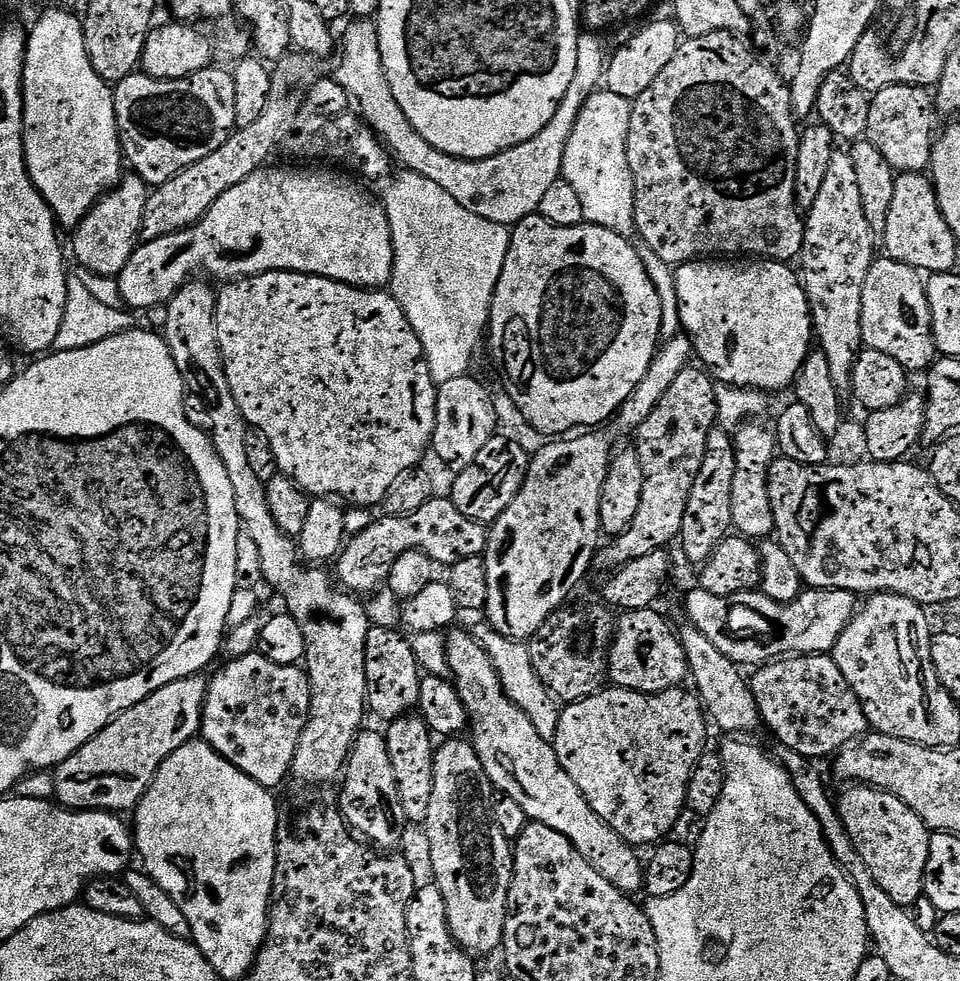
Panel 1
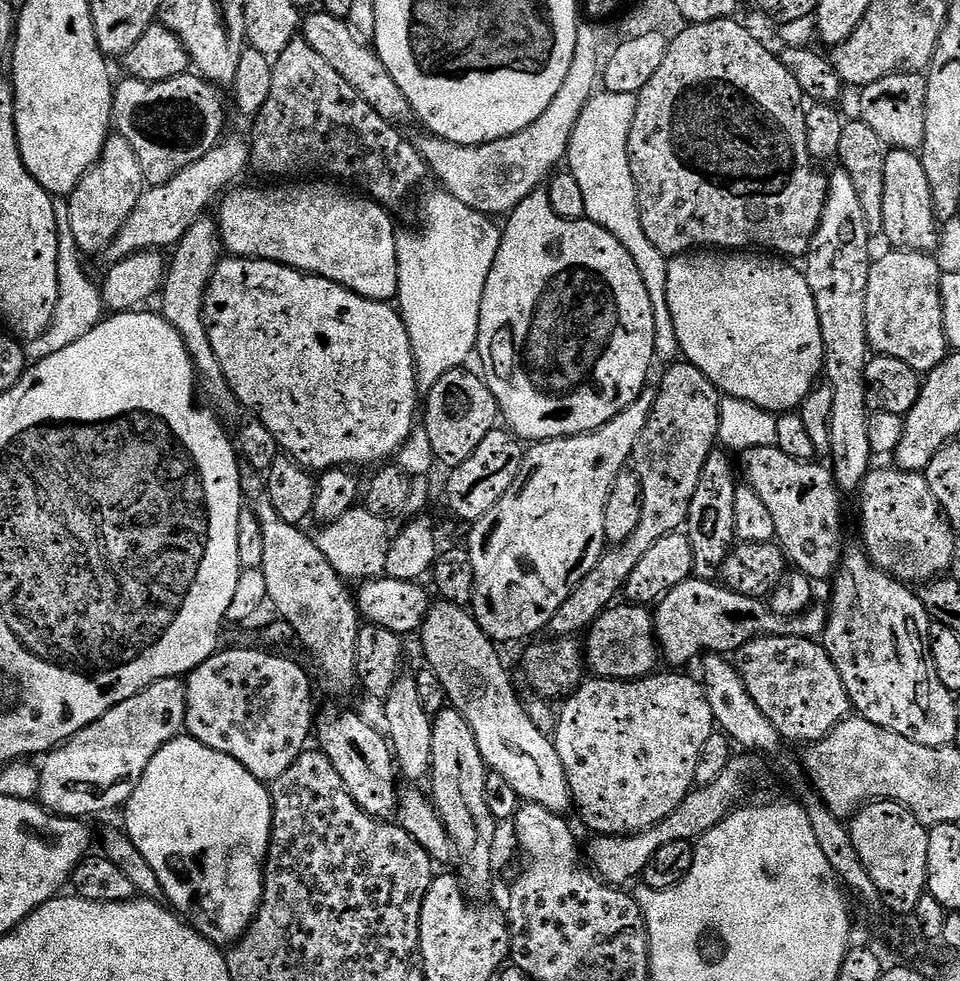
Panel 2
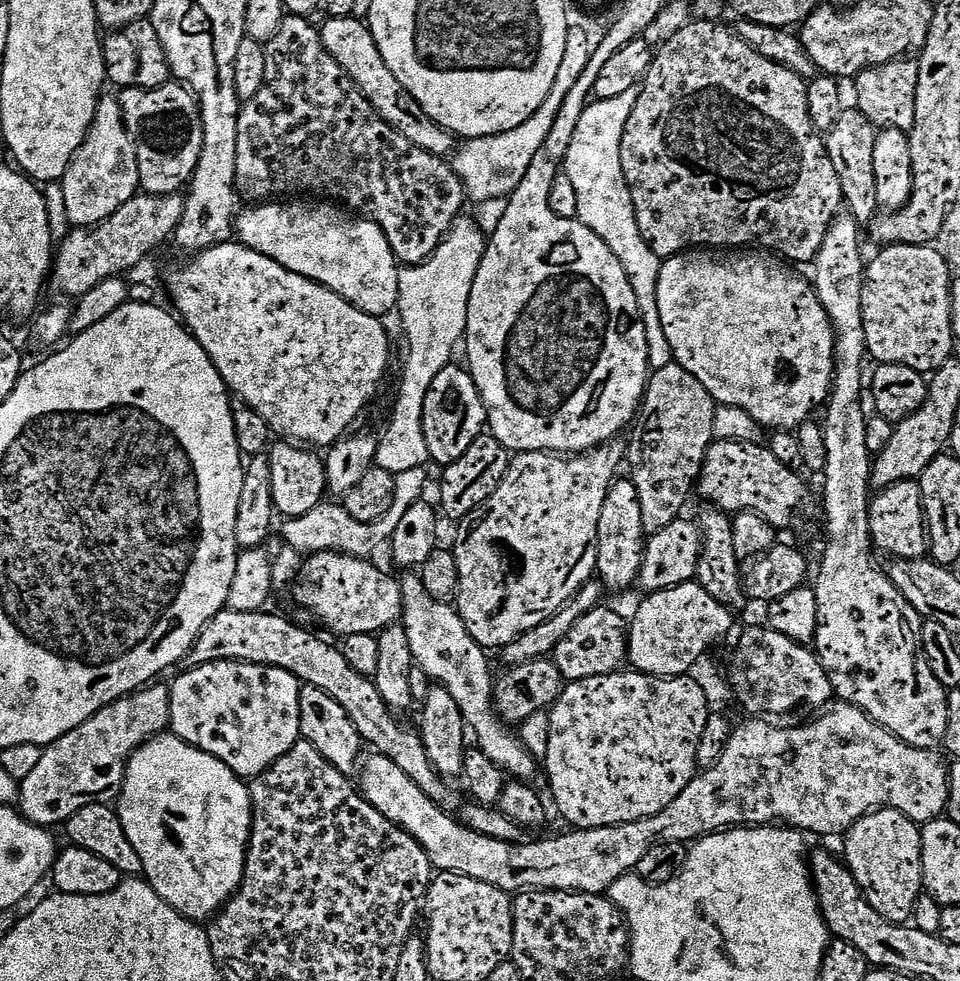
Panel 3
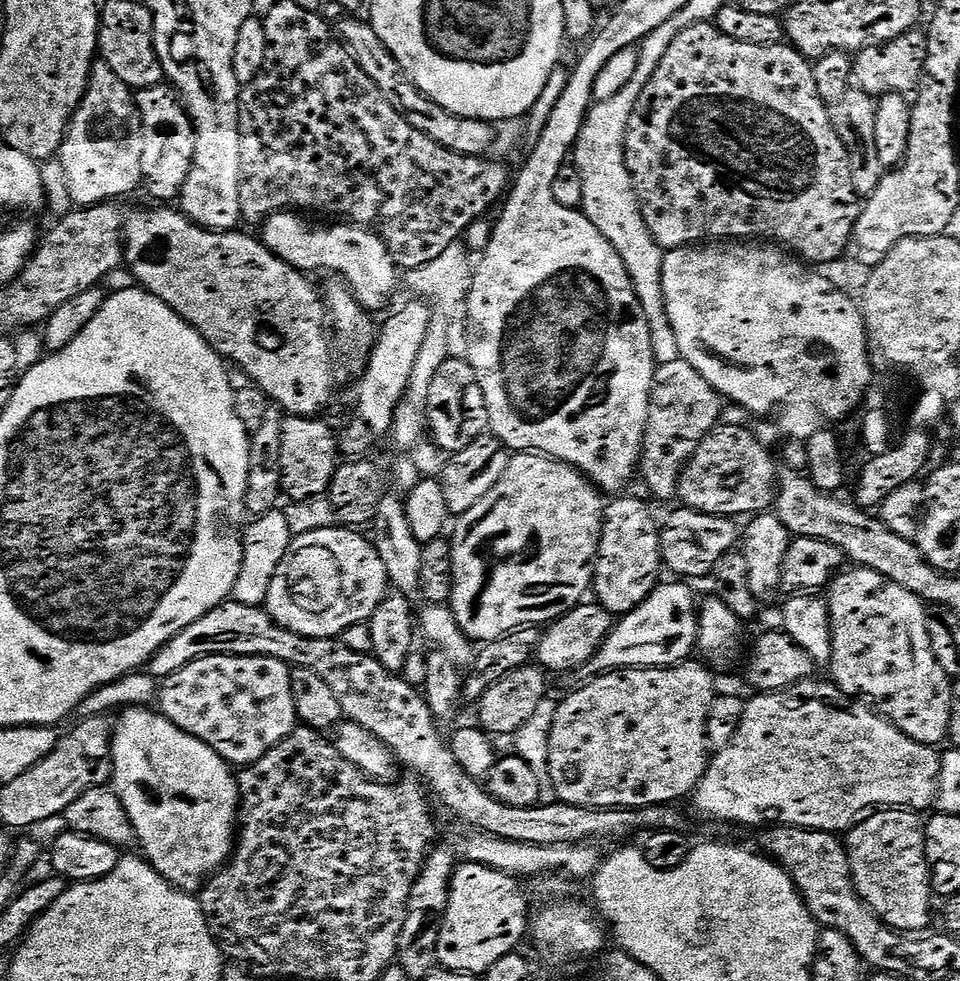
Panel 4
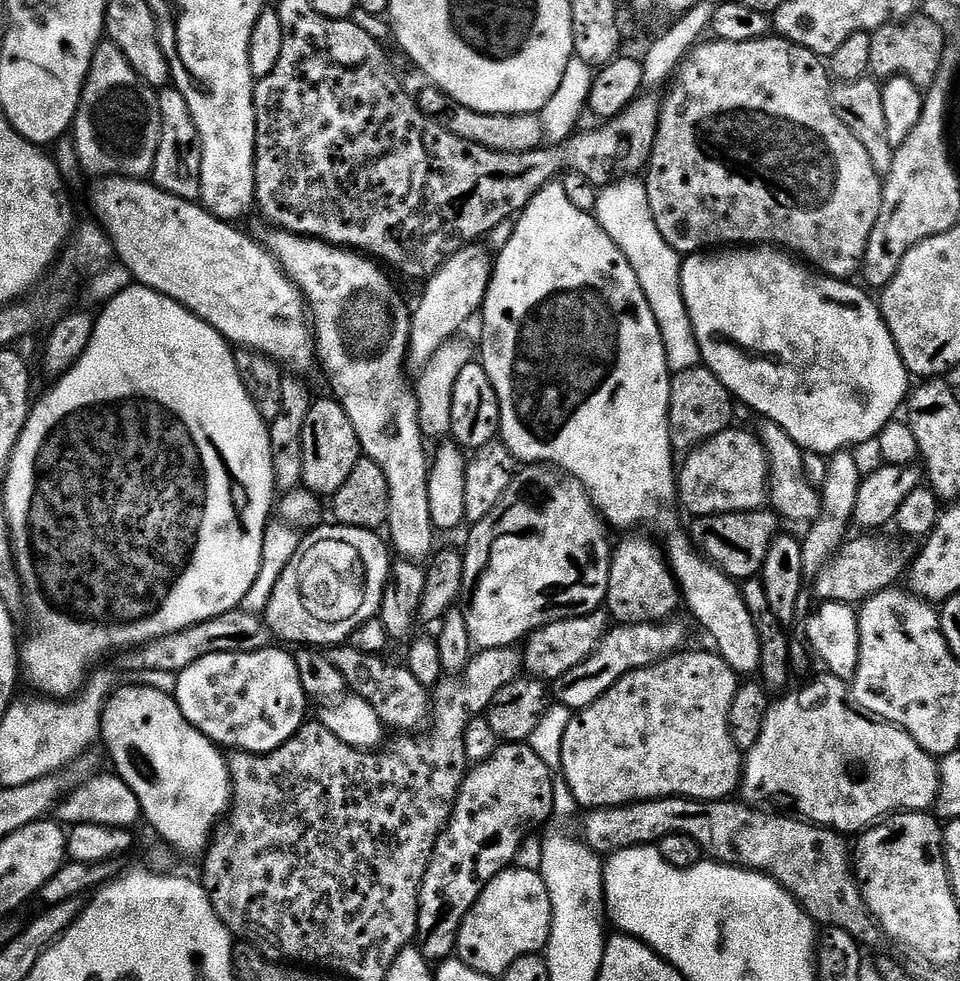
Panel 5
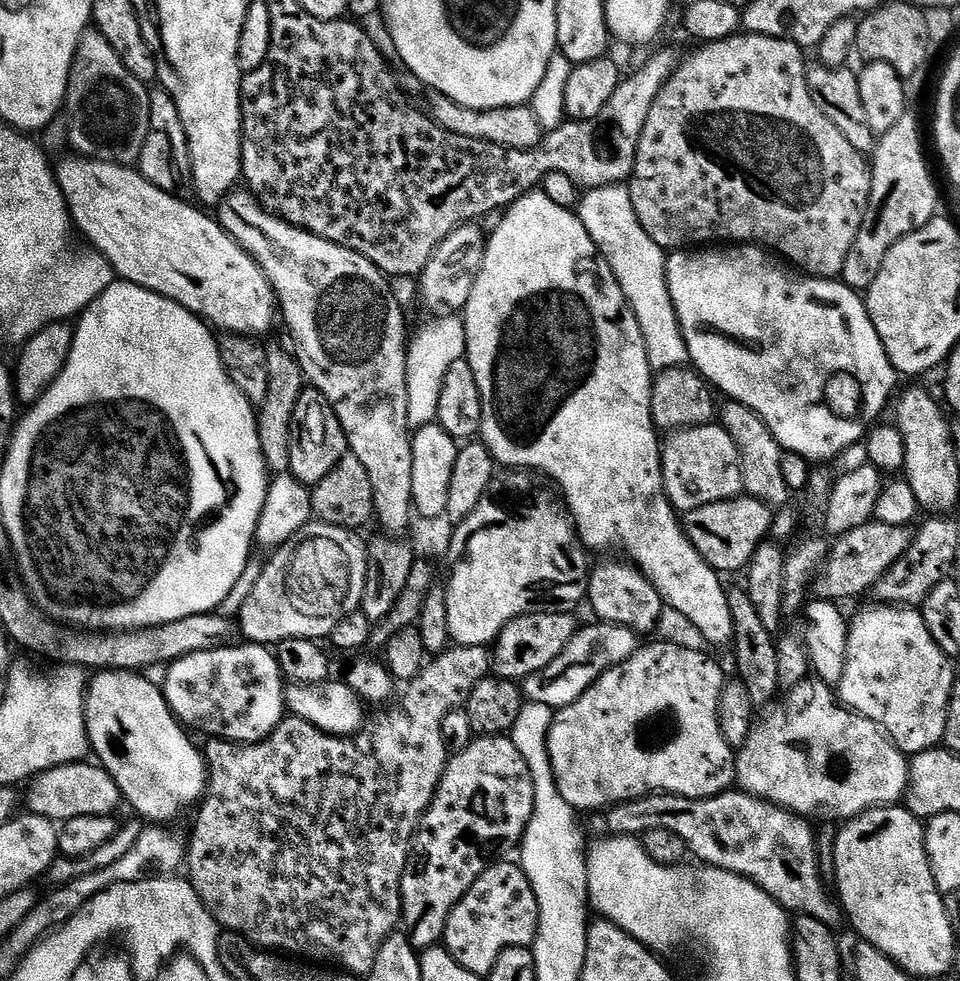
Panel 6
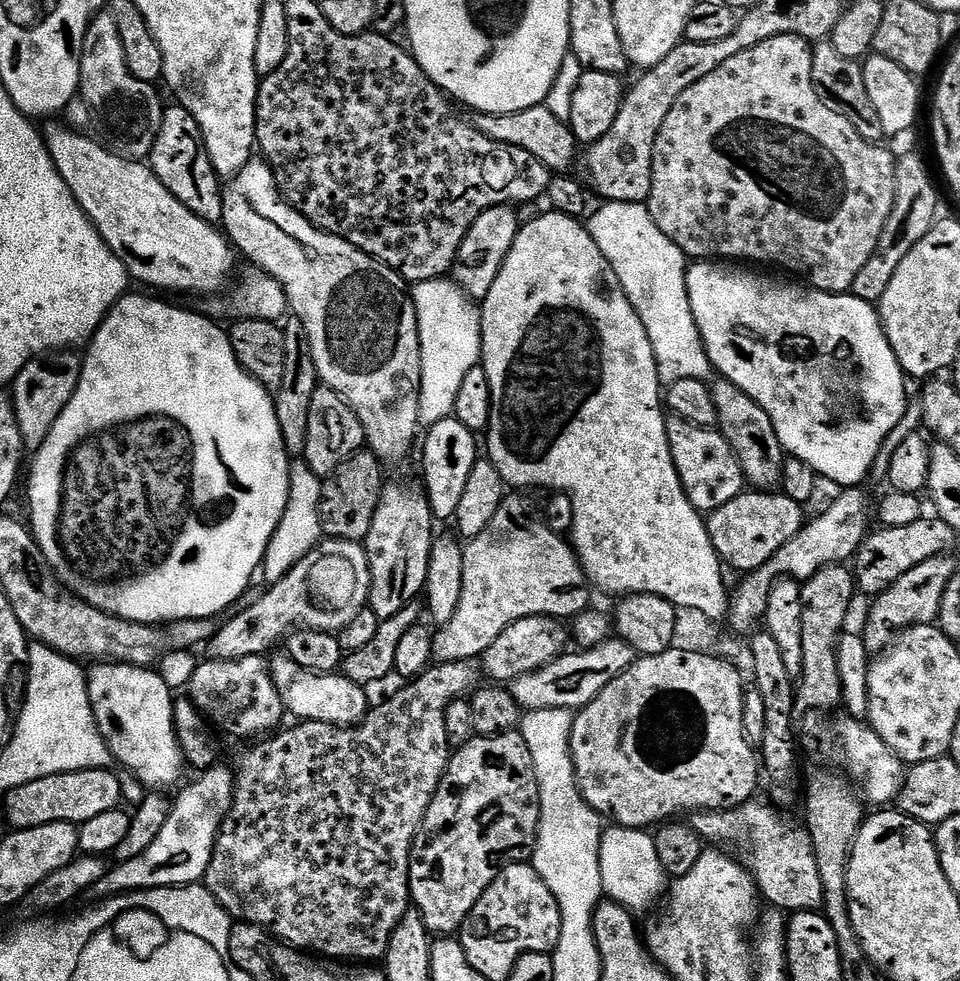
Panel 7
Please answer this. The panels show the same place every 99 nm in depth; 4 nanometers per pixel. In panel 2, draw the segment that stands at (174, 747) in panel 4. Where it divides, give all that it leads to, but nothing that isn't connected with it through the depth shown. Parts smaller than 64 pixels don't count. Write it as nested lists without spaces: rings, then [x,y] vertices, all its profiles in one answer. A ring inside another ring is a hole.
[[[181,734],[150,758],[150,766],[146,766],[122,815],[123,831],[146,858],[150,870],[158,874],[164,900],[213,944],[235,944],[251,926],[264,893],[264,861],[272,837],[272,794],[265,781],[254,778],[234,758]]]

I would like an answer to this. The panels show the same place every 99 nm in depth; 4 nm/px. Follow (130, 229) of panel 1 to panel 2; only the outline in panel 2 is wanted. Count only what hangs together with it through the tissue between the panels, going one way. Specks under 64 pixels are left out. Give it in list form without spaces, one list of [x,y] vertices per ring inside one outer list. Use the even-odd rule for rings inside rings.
[[[109,135],[96,162],[102,162],[96,164],[100,170],[94,170],[94,174],[90,174],[86,182],[82,182],[82,188],[75,188],[72,195],[67,197],[70,227],[74,230],[74,239],[77,240],[81,253],[84,254],[103,253],[107,249],[146,191],[144,171],[138,162],[138,154],[124,136]]]

